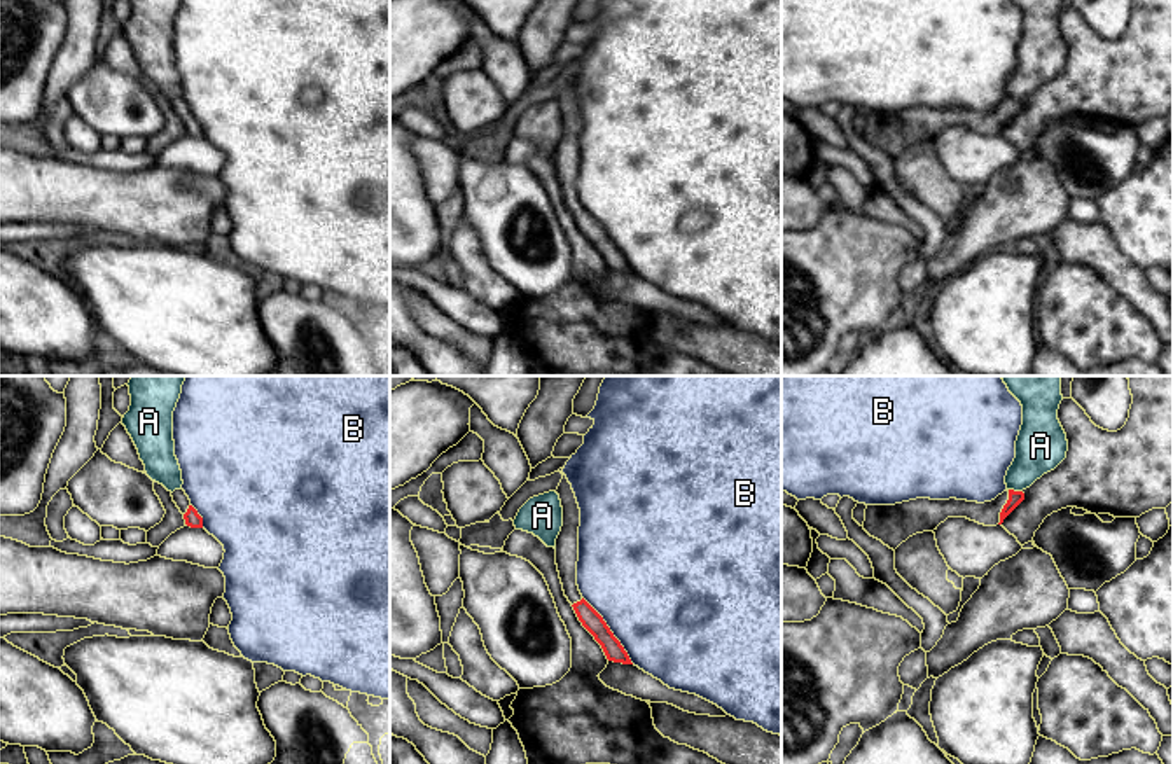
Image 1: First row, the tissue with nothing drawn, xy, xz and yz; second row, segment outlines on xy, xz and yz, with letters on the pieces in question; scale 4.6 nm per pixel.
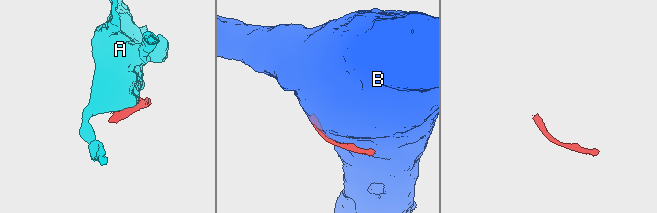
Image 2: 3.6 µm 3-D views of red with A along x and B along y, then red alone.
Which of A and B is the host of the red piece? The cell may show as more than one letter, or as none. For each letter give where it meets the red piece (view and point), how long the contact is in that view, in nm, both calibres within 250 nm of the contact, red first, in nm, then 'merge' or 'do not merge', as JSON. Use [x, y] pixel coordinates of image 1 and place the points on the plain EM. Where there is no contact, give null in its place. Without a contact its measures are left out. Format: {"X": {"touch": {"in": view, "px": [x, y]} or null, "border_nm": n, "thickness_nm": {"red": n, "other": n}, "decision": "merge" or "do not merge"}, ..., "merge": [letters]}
{"A": {"touch": {"in": "yz", "px": [1016, 100]}, "border_nm": 70, "thickness_nm": {"red": 60, "other": 240}, "decision": "do not merge"}, "B": {"touch": {"in": "xz", "px": [609, 238]}, "border_nm": 400, "thickness_nm": {"red": 90, "other": 480}, "decision": "do not merge"}, "merge": []}

